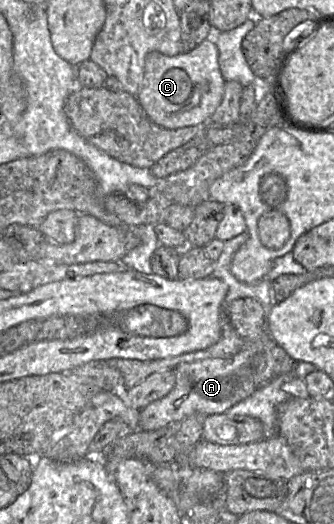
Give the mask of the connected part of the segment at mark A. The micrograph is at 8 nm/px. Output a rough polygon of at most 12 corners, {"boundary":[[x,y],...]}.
{"boundary":[[253,298],[228,304],[243,339],[228,358],[176,366],[140,411],[153,431],[225,413],[296,361]]}

